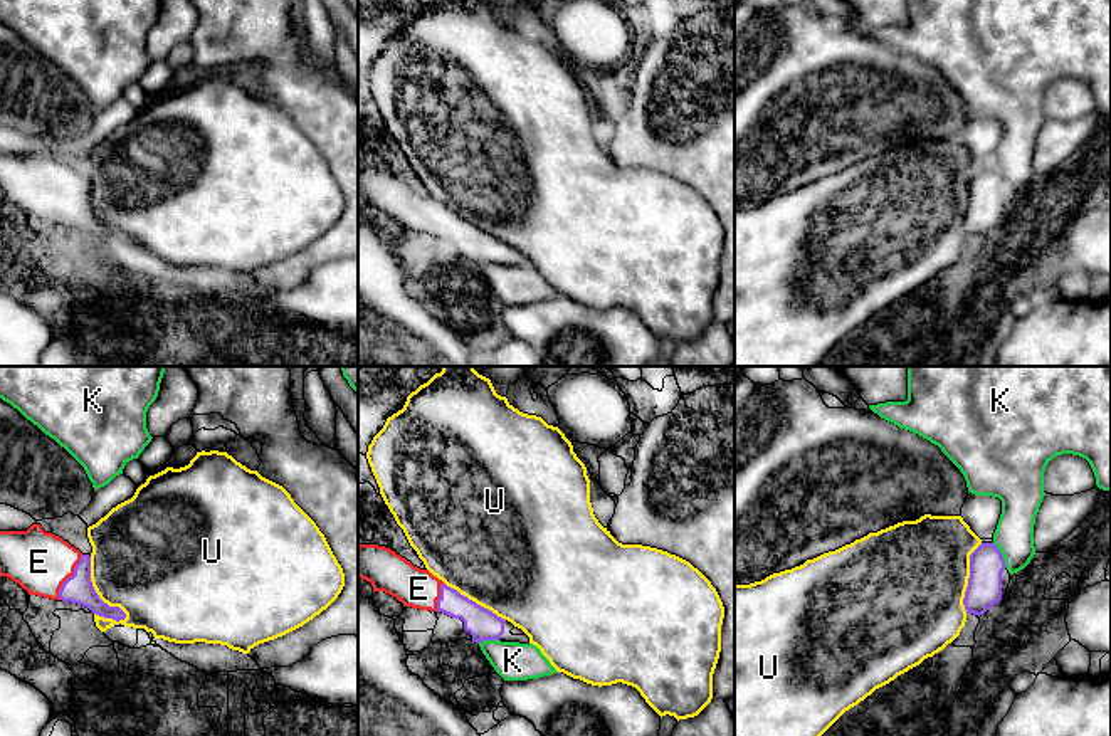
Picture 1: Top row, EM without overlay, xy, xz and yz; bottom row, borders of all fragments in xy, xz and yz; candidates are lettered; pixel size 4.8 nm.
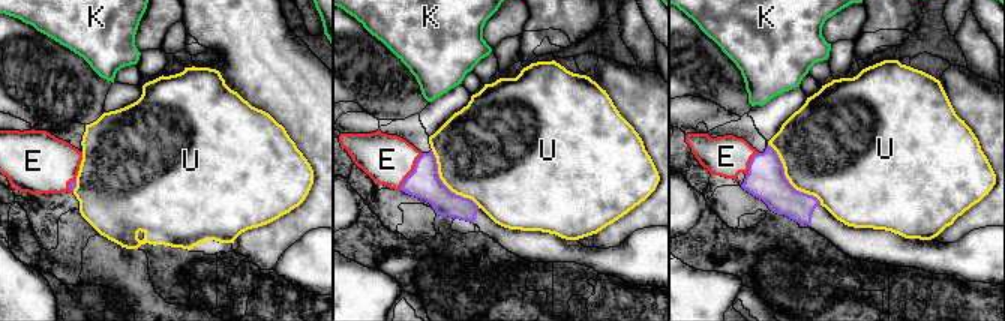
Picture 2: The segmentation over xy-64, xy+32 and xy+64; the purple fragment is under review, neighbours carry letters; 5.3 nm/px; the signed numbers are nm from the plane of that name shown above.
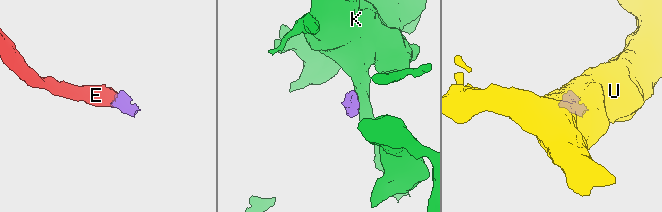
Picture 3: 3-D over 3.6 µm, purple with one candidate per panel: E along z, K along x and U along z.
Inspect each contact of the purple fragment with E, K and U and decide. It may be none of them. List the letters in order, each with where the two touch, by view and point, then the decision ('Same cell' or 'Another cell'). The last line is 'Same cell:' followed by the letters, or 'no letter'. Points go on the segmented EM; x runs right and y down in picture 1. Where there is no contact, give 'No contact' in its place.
E: Touches purple at xy (69, 577). Same cell
K: Touches purple at yz (1000, 555). Another cell
U: Touches purple at xy (96, 594). Another cell
Same cell: E

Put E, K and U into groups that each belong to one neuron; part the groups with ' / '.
E / K / U

